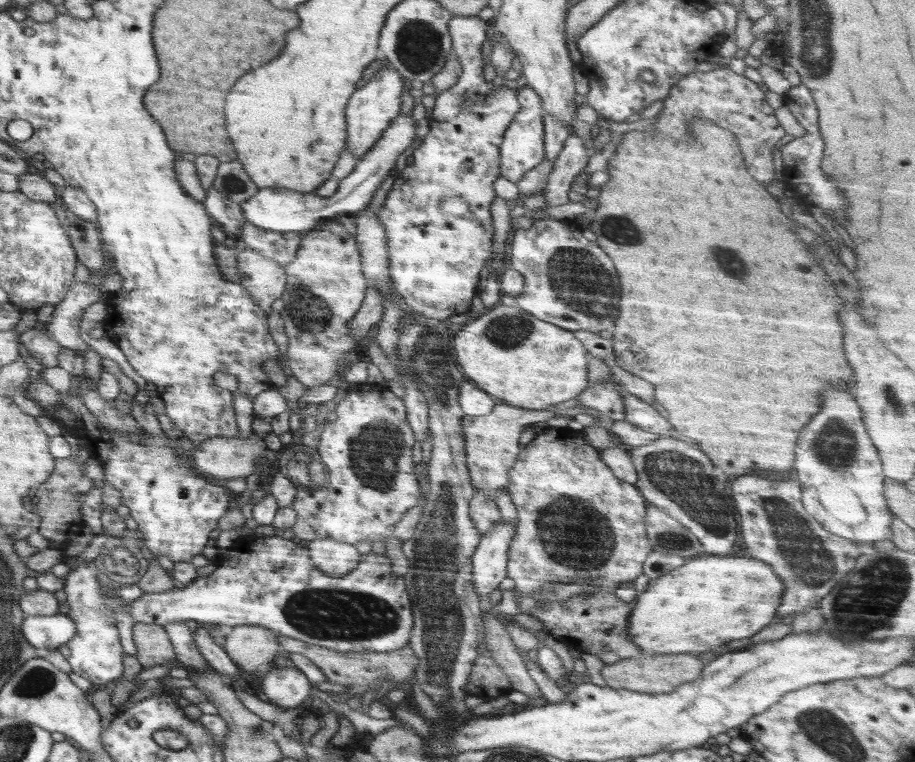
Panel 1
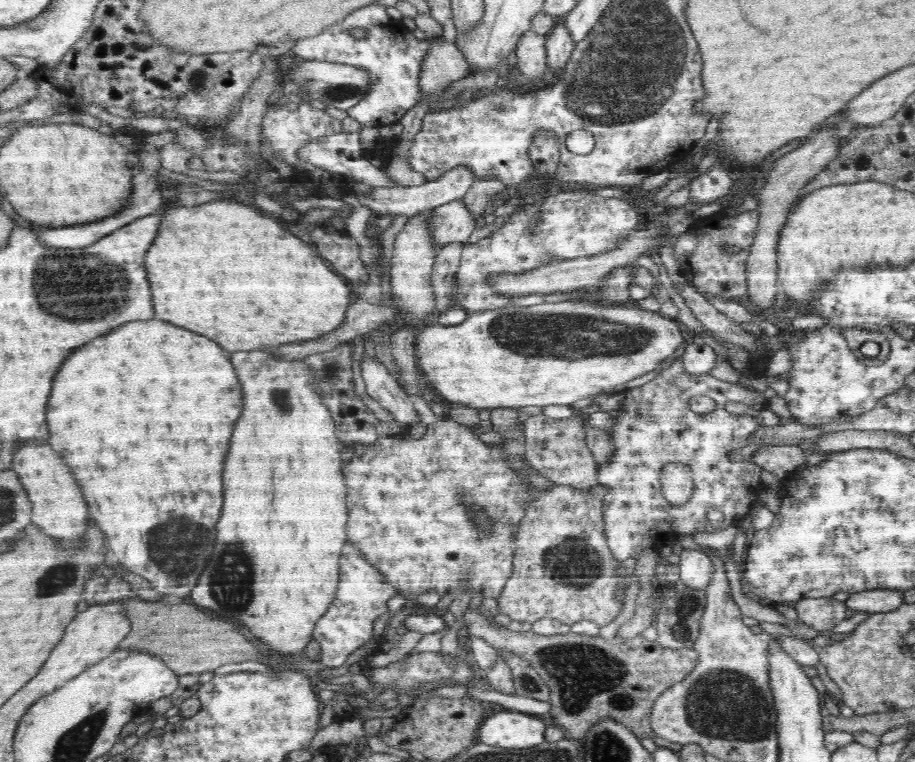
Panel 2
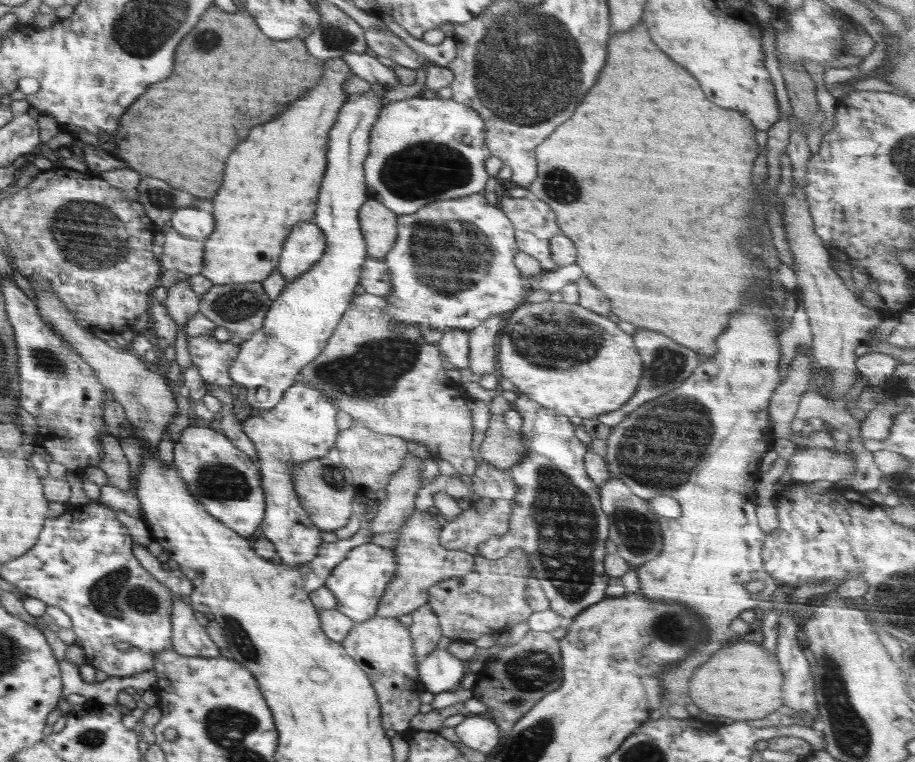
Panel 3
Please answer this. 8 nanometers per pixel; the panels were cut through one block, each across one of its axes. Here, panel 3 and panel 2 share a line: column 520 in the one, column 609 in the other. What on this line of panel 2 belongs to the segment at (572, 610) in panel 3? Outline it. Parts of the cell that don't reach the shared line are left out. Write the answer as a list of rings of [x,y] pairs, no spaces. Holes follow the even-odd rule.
[[[676,358],[668,368],[660,370],[654,380],[638,386],[613,394],[598,395],[591,404],[598,406],[600,412],[611,414],[613,424],[610,429],[610,440],[614,445],[614,456],[606,464],[599,465],[597,472],[597,484],[604,484],[605,493],[603,499],[604,511],[604,534],[607,545],[613,558],[620,561],[626,558],[636,558],[640,560],[640,552],[644,548],[646,538],[651,540],[654,550],[662,546],[661,538],[670,537],[669,544],[673,544],[675,535],[691,534],[700,531],[714,532],[715,530],[726,530],[730,526],[736,526],[746,514],[751,512],[754,502],[758,500],[758,495],[765,488],[760,476],[762,469],[750,462],[731,462],[728,459],[730,450],[744,448],[749,445],[751,434],[756,432],[760,424],[760,419],[748,414],[734,415],[726,411],[728,402],[738,402],[749,406],[752,409],[766,411],[770,404],[764,394],[758,393],[749,388],[742,388],[740,385],[726,383],[714,378],[709,373],[688,374],[683,364],[683,359]],[[695,396],[708,396],[717,404],[715,410],[708,414],[696,414],[690,409],[690,399]],[[672,462],[680,462],[692,470],[694,477],[694,492],[692,498],[684,506],[674,506],[670,504],[662,494],[660,475],[663,467]],[[710,510],[719,510],[724,514],[723,522],[713,528],[706,514]]]

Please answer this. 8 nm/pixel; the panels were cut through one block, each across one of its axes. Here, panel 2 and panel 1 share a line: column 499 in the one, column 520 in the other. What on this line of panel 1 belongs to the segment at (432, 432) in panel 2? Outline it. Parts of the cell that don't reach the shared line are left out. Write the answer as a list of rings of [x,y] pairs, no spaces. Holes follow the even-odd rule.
[[[547,427],[536,434],[536,437],[527,445],[523,445],[518,452],[513,468],[508,470],[508,492],[517,510],[516,534],[510,542],[510,552],[508,552],[507,576],[515,582],[515,590],[520,597],[534,597],[536,592],[540,592],[546,584],[556,586],[556,584],[580,584],[590,582],[591,592],[612,592],[628,582],[634,582],[643,573],[643,564],[646,557],[653,551],[652,545],[646,536],[646,523],[644,522],[646,500],[638,488],[630,483],[620,480],[610,468],[601,460],[599,452],[590,446],[584,438],[583,431],[575,431],[565,428]]]

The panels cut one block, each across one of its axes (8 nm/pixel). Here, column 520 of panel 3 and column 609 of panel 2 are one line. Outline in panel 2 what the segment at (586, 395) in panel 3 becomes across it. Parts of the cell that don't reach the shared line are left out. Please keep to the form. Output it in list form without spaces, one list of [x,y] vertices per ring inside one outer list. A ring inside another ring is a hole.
[[[562,301],[556,303],[544,302],[533,306],[510,305],[506,308],[496,308],[484,312],[472,312],[466,316],[467,320],[456,326],[432,326],[424,325],[418,329],[415,344],[418,347],[417,356],[419,369],[422,372],[423,381],[430,384],[434,389],[437,398],[444,402],[460,403],[470,408],[513,408],[519,409],[522,406],[550,406],[550,404],[572,405],[578,400],[614,393],[614,388],[632,381],[647,372],[656,370],[666,358],[685,342],[679,330],[676,320],[661,315],[659,312],[640,309],[632,302],[624,305],[602,306],[593,304],[592,301]]]

